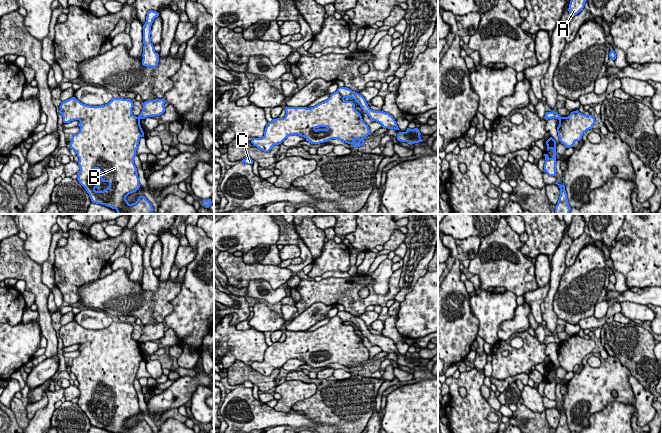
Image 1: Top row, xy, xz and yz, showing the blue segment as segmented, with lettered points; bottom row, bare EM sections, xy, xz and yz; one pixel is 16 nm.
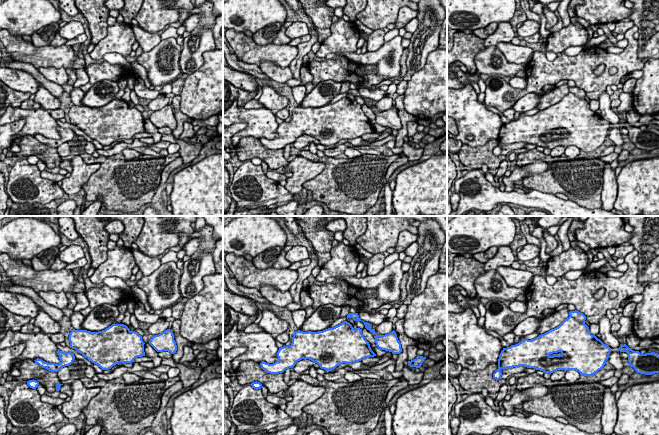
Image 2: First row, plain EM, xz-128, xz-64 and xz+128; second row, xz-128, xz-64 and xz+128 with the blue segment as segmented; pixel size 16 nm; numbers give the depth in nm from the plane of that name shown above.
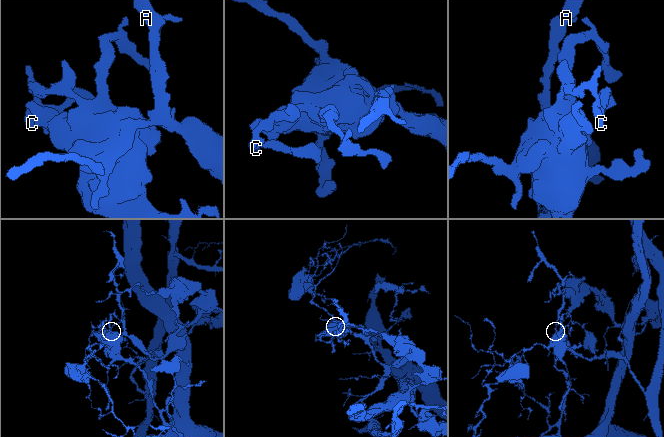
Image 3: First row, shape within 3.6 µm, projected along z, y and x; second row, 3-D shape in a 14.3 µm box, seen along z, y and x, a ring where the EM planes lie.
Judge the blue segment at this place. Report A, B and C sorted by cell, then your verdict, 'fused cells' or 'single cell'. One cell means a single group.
A / B C | fused cells

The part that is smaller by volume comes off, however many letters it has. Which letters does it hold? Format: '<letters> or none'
A

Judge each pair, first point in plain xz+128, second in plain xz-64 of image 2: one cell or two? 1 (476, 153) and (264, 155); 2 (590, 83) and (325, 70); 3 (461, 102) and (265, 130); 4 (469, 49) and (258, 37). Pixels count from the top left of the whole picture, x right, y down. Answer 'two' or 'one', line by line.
1: one
2: one
3: one
4: two

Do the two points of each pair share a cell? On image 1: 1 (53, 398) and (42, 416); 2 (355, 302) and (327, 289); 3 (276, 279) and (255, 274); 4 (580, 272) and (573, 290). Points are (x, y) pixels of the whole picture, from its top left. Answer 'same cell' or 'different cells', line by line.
1: same cell
2: same cell
3: same cell
4: same cell

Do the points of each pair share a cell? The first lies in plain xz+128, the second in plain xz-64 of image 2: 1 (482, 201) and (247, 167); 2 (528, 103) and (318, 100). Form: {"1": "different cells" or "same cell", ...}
{"1": "same cell", "2": "same cell"}

